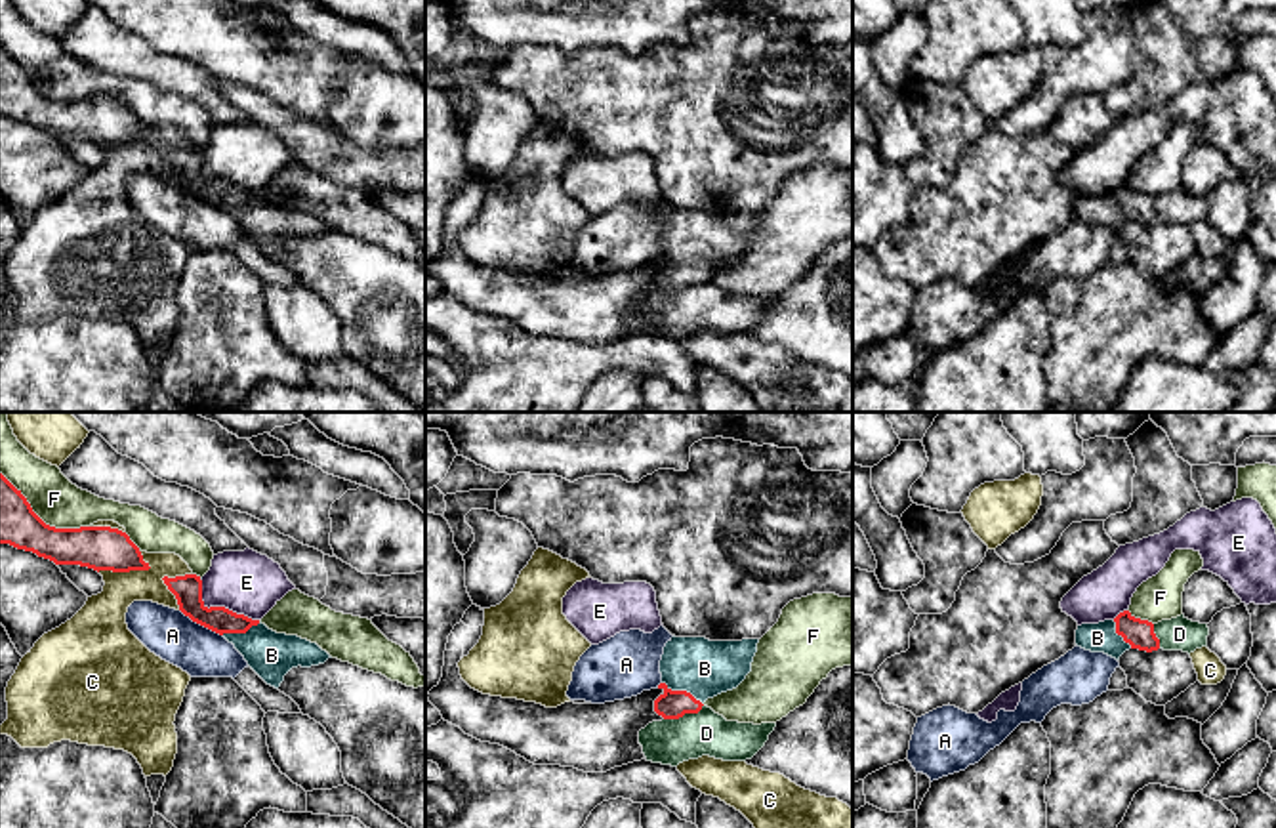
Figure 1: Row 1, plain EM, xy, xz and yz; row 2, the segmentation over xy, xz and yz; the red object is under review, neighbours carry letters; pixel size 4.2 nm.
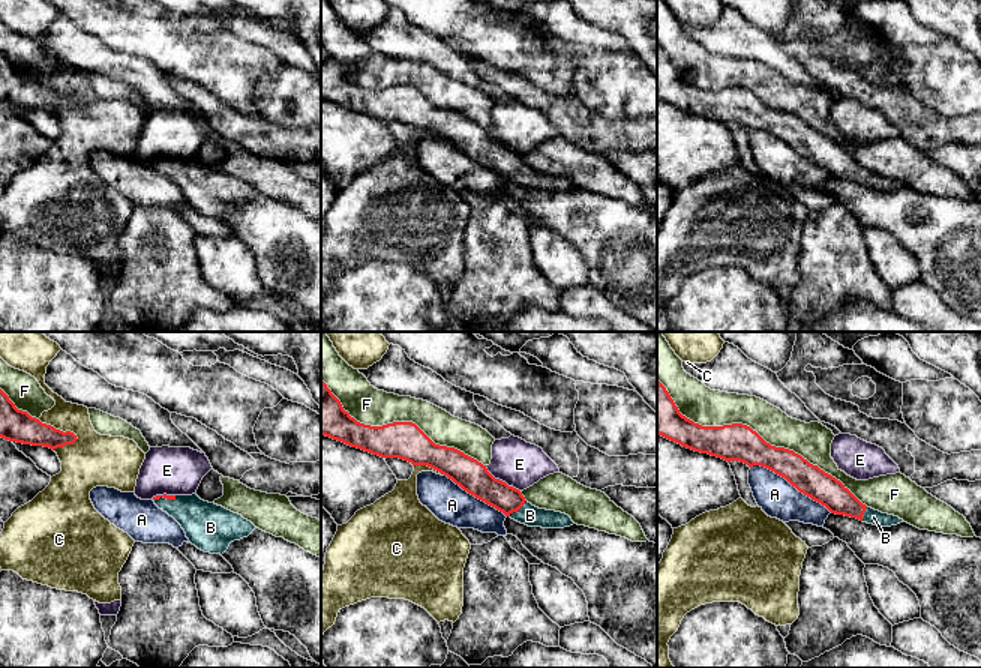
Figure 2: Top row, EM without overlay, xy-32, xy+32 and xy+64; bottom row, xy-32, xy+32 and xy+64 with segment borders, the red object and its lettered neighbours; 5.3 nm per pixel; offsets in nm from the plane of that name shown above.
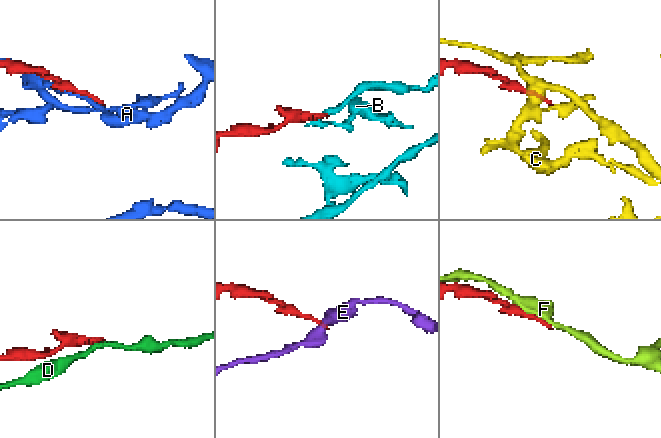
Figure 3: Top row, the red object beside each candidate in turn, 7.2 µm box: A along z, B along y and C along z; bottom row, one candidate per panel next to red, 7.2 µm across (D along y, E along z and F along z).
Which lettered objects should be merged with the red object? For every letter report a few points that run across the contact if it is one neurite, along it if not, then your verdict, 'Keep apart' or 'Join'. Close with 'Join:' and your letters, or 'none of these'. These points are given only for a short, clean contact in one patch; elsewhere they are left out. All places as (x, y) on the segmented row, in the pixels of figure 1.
A: Keep apart
B: Line: xz (672, 704), (683, 691), (704, 668). Join
C: Keep apart
D: Keep apart
E: Line: xy (199, 579), (203, 601), (208, 607), (227, 607), (258, 620). Keep apart
F: Keep apart
Join: B

